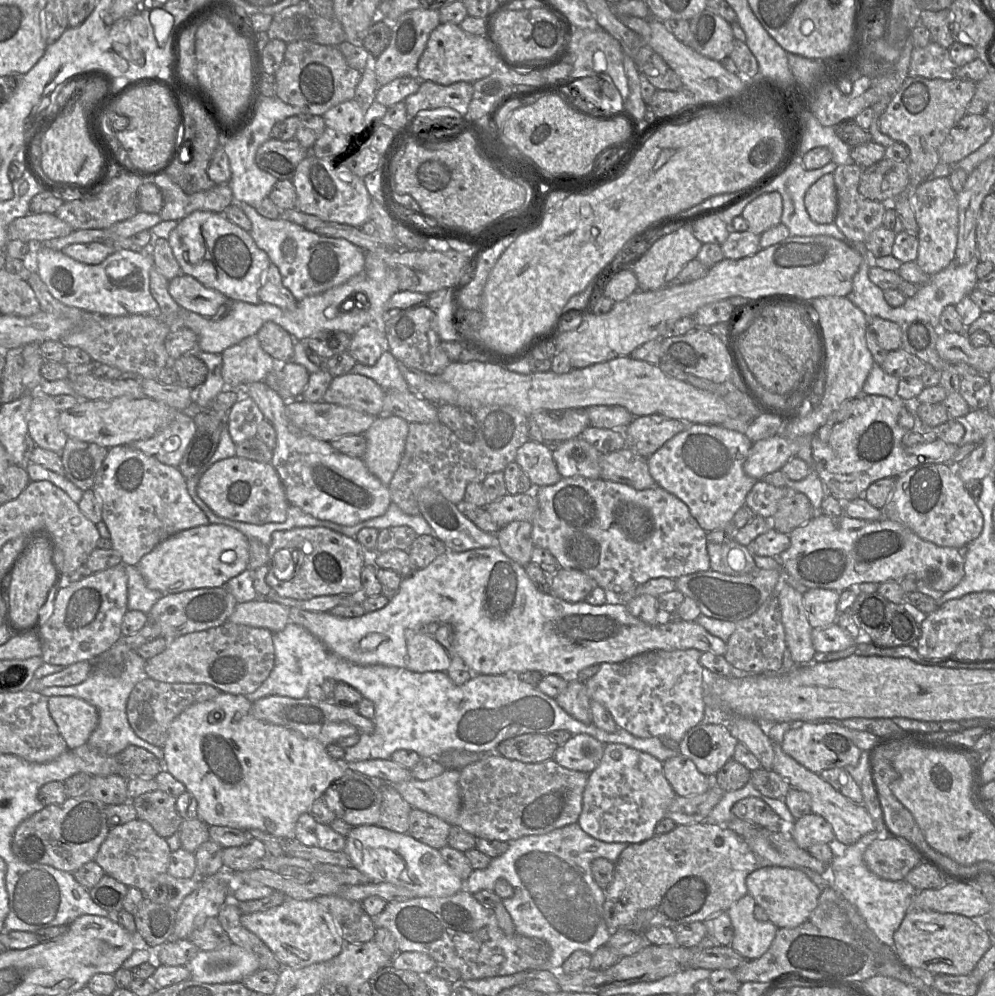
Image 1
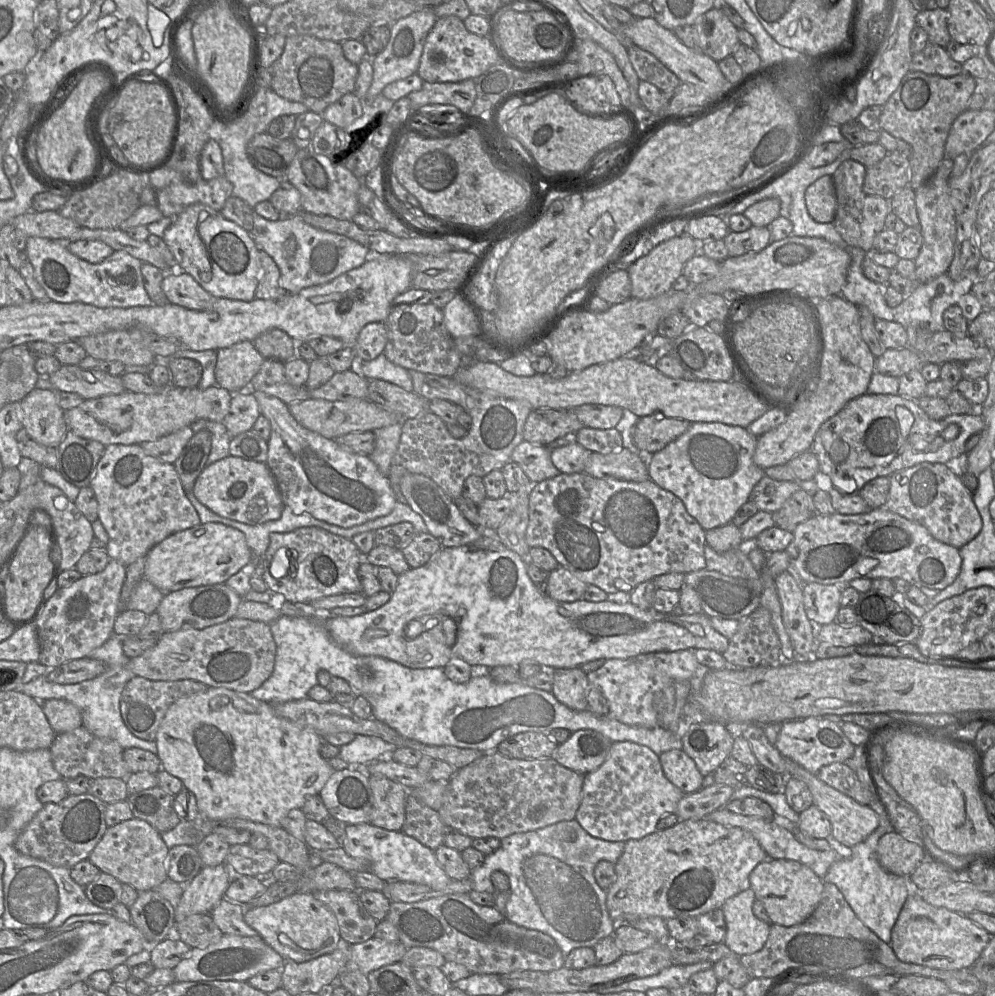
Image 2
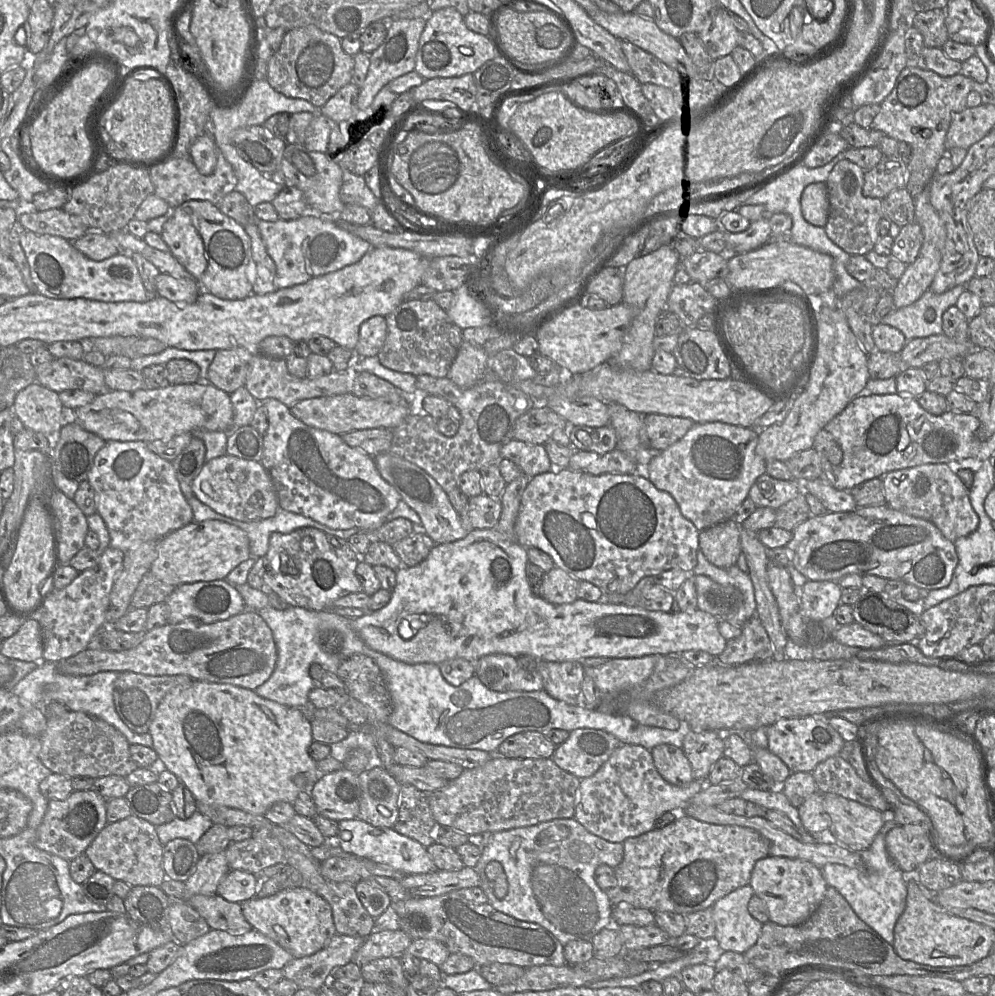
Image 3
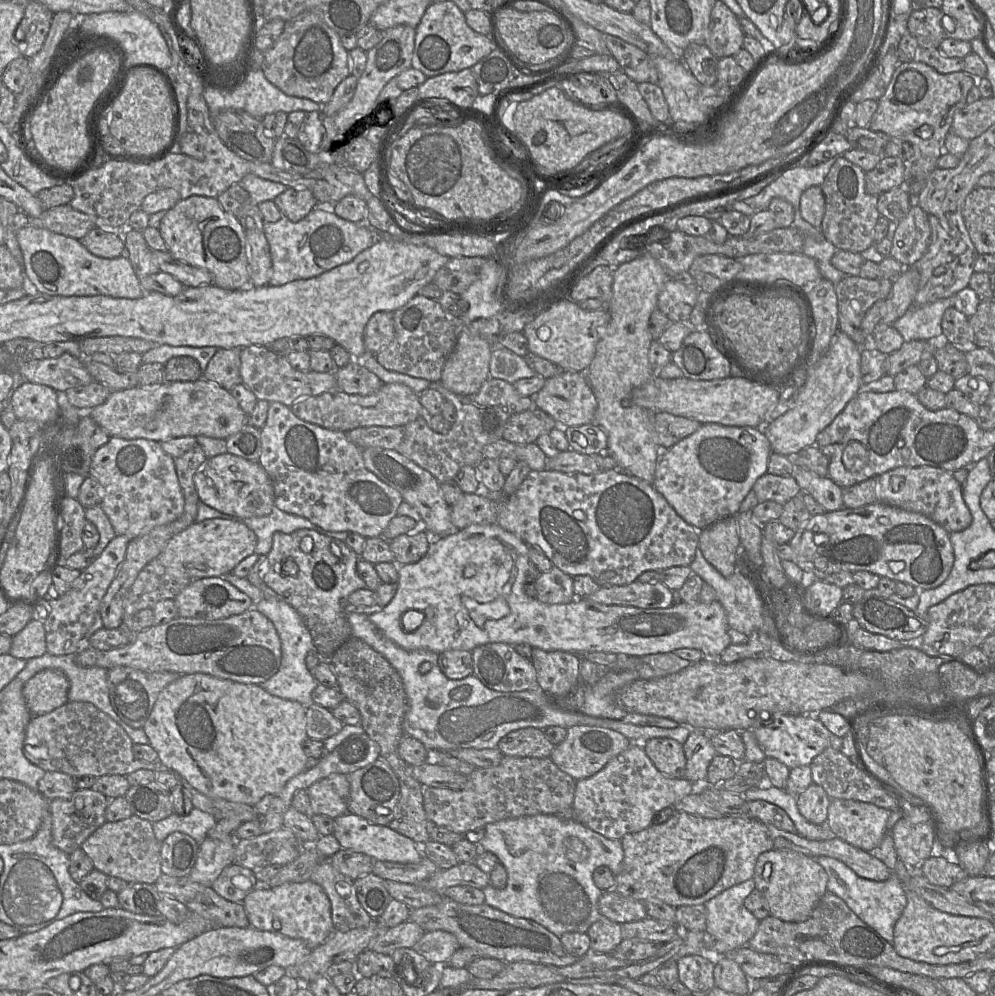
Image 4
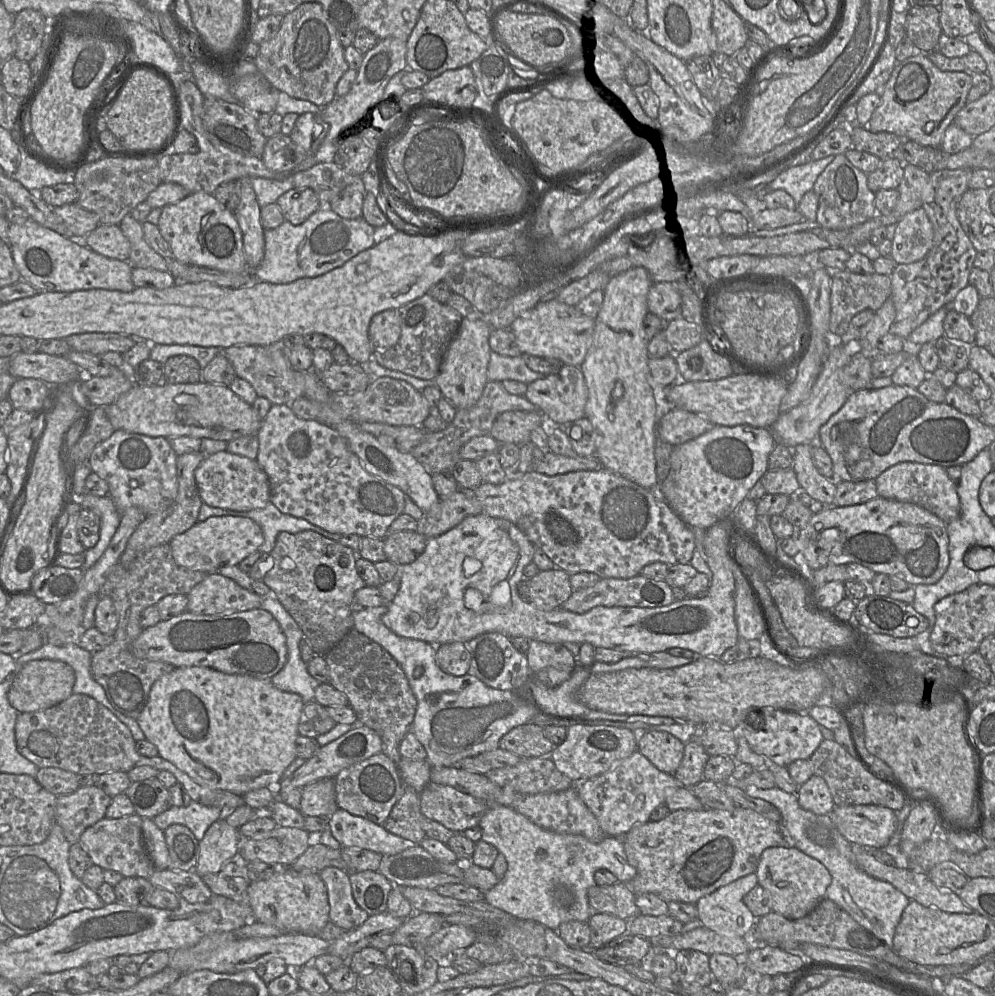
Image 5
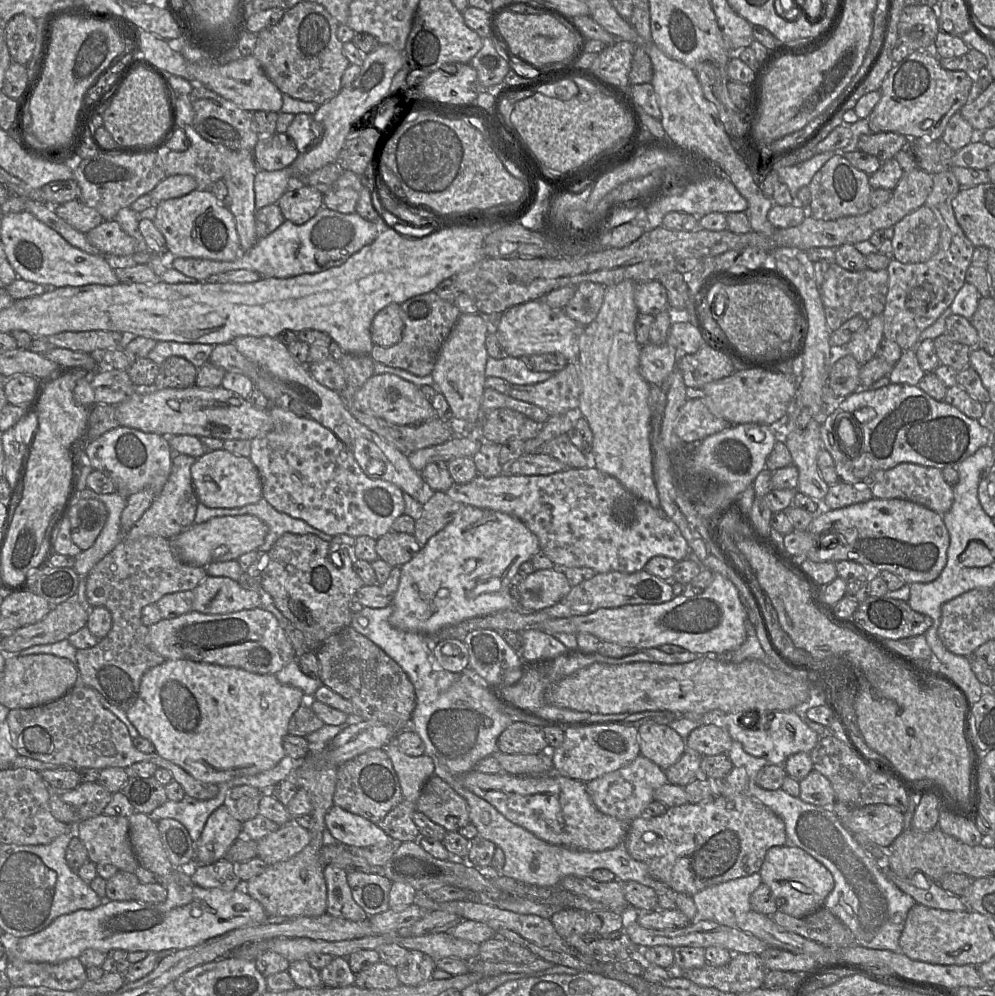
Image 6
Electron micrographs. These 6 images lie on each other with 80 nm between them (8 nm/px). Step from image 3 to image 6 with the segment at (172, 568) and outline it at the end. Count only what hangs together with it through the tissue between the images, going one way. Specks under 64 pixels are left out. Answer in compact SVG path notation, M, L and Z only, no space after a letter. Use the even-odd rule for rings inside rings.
M253 515L214 517L205 523L194 524L173 540L177 556L185 563L206 567L214 562L238 560L243 554L257 551L264 544L268 526Z

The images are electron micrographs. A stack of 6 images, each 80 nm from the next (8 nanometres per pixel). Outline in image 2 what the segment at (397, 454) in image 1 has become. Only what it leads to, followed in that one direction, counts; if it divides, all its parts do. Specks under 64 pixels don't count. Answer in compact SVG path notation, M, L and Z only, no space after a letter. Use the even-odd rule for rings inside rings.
M396 423L373 432L375 433L375 446L369 457L380 472L388 477L393 457L399 446L402 424Z

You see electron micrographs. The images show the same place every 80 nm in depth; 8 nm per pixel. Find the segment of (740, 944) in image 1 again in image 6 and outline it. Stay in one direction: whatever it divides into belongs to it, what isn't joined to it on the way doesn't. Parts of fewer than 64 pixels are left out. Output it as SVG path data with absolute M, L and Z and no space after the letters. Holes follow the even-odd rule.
M759 872L746 877L729 880L724 883L709 886L692 896L698 912L697 919L704 919L719 924L737 928L737 925L751 909L750 895L762 883Z

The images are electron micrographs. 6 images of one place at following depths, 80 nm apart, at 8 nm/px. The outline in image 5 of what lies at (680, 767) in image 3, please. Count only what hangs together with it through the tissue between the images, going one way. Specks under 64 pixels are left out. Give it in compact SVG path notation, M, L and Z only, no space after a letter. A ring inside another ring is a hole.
M663 731L638 734L638 751L660 771L674 775L683 759L685 743Z

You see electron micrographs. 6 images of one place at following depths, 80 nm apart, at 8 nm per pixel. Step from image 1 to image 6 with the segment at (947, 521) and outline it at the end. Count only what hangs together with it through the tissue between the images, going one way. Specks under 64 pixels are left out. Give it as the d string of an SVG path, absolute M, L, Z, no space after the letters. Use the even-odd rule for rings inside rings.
M900 463L885 471L884 475L871 485L871 491L873 498L907 500L940 515L949 511L954 501L953 486L944 480L941 469L913 463Z

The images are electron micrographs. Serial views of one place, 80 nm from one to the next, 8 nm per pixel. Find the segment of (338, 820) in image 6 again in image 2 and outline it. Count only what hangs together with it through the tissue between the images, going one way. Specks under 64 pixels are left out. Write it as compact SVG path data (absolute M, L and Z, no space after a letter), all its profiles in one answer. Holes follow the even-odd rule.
M371 823L347 824L340 843L350 856L366 860L369 870L385 881L415 882L439 890L452 880L437 862L434 850L400 830L387 830Z

